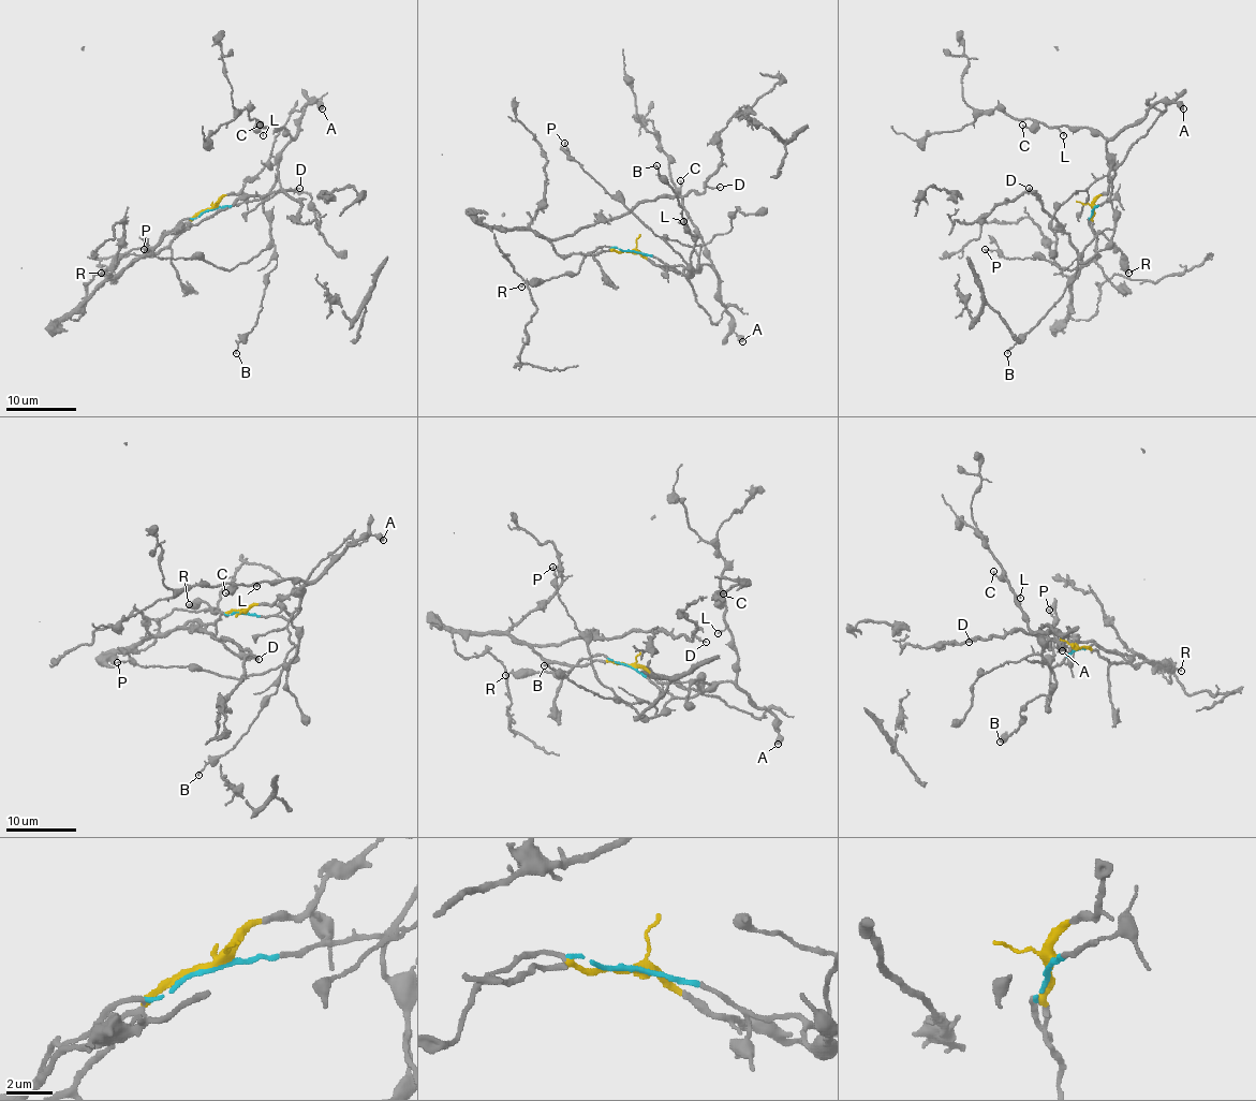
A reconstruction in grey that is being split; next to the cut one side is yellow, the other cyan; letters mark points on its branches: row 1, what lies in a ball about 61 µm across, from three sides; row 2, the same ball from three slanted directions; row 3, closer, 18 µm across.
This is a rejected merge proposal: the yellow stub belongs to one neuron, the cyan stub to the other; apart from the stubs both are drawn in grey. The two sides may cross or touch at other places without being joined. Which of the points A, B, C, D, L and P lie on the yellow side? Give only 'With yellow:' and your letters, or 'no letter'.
With yellow: D

